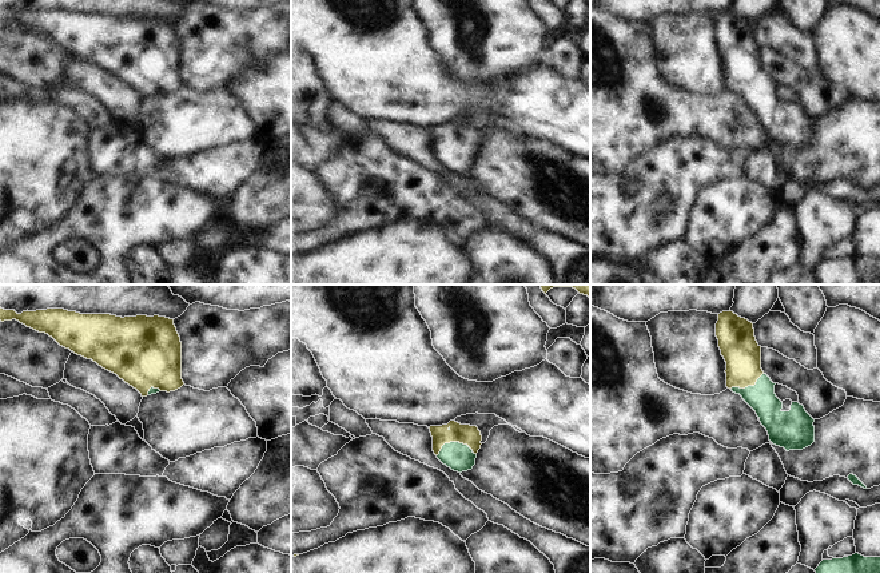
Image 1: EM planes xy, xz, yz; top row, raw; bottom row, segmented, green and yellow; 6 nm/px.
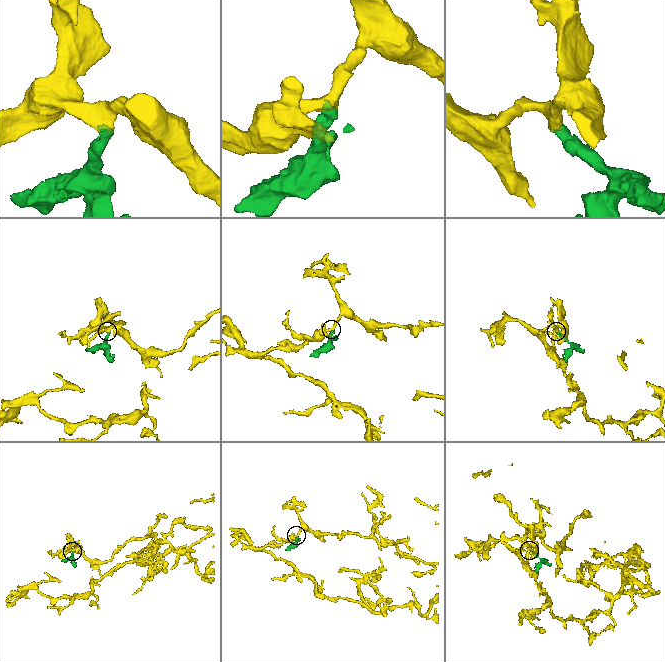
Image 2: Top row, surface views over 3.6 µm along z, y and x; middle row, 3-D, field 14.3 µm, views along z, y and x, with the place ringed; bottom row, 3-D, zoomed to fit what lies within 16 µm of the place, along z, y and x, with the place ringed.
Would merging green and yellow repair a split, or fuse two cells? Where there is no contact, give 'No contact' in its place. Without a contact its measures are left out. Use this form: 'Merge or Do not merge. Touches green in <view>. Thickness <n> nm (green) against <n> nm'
Merge. Touches green in xz. Thickness 170 nm (green) against 120 nm

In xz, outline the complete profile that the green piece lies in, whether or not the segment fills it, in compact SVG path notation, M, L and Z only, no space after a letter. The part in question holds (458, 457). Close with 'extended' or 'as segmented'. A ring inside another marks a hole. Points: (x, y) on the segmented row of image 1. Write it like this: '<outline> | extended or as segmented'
M450 421L447 425L430 426L433 451L454 471L471 470L481 449L482 435L477 426Z | extended

